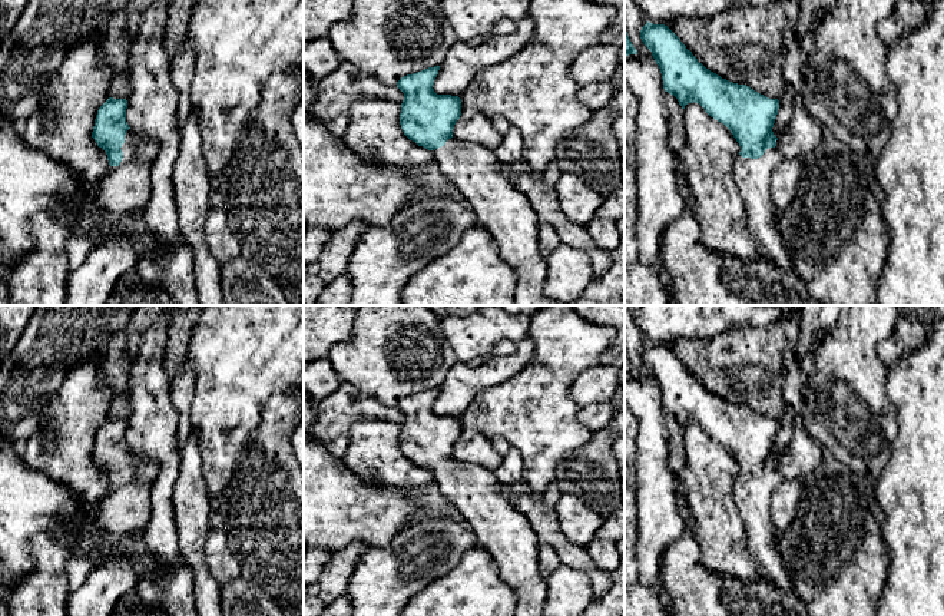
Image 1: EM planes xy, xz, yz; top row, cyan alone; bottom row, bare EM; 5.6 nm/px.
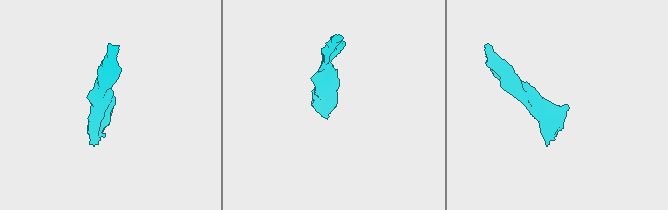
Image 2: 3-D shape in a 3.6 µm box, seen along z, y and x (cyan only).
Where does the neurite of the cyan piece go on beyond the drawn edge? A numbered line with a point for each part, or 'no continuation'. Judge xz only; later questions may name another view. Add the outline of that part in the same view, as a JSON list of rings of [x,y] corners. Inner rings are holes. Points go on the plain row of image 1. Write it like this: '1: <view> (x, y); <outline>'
1: xz (497, 526); [[[453,457],[433,474],[440,494],[456,506],[463,521],[474,533],[478,546],[494,556],[501,579],[514,592],[516,616],[544,616],[547,582],[539,569],[537,534],[530,527],[529,520],[501,494],[501,483],[494,473]]]

